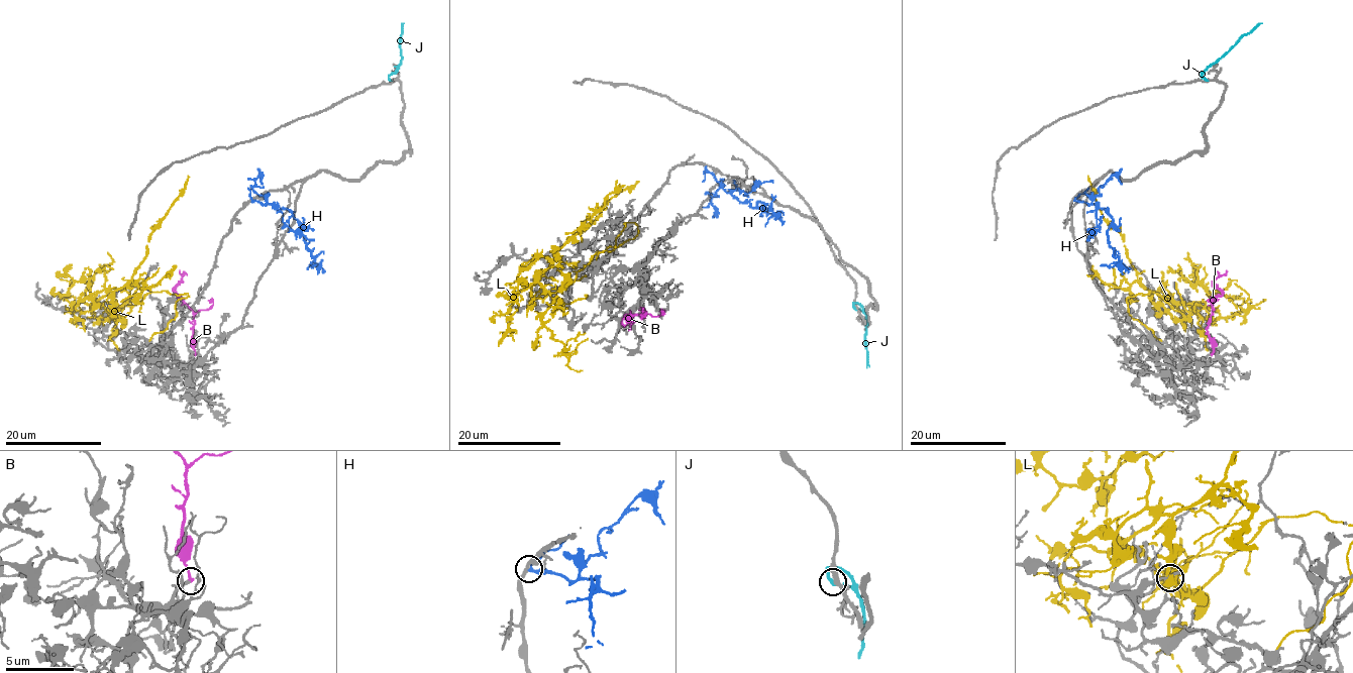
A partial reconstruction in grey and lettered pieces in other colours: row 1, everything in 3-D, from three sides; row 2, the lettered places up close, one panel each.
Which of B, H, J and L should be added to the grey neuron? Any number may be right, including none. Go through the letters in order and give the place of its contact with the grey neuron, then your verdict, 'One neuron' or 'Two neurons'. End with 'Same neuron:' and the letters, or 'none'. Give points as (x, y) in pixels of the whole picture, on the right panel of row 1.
B: Touches grey at (1212, 354). One neuron
H: Touches grey at (1073, 200). Two neurons
J: Touches grey at (1207, 81). Two neurons
L: Touches grey at (1158, 314). Two neurons
Same neuron: B

